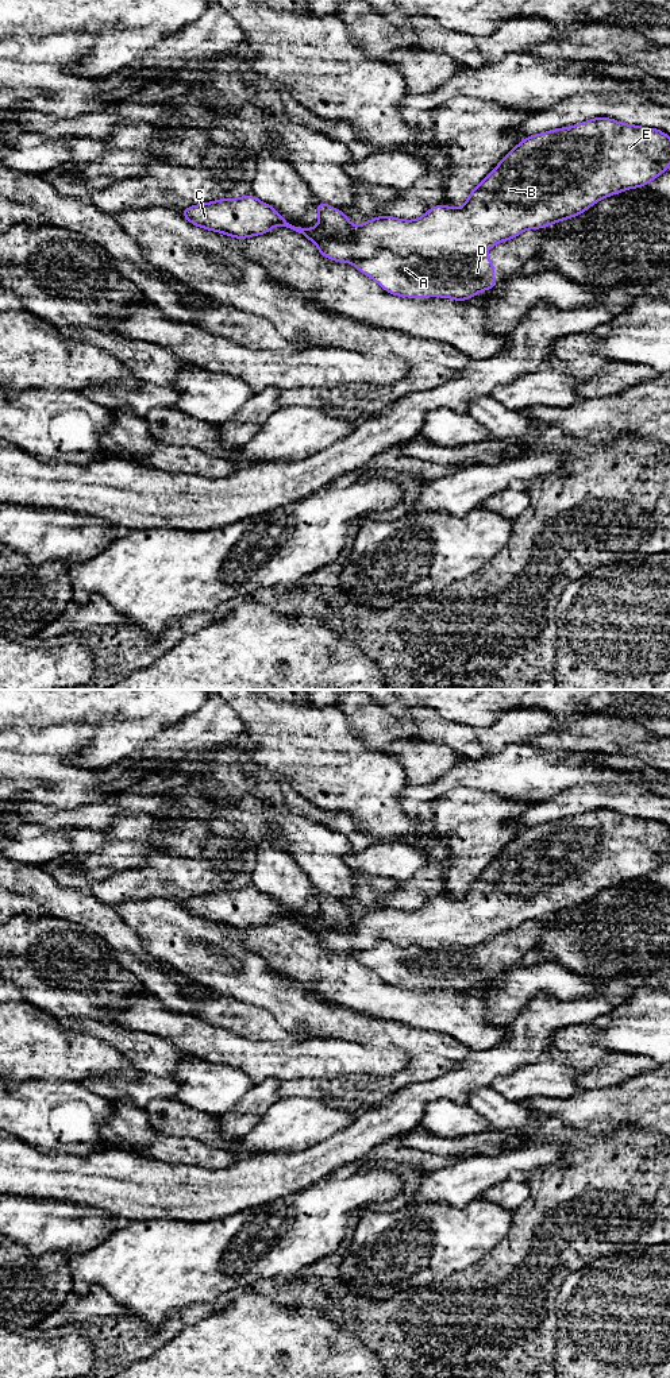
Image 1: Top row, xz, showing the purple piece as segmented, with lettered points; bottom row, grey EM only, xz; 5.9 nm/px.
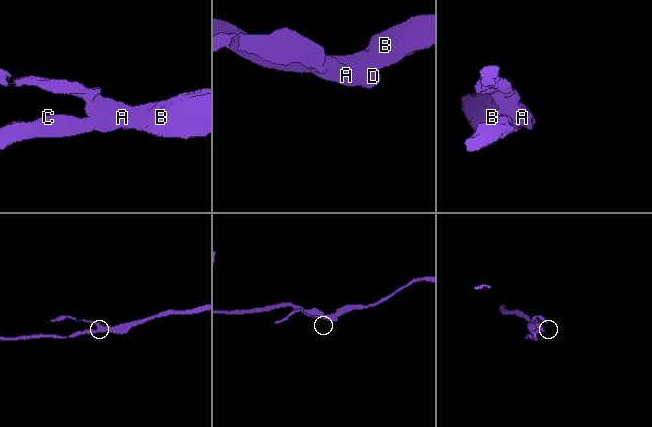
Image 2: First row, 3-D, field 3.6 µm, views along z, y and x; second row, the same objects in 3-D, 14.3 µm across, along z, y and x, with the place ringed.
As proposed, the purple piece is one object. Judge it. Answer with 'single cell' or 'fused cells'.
fused cells

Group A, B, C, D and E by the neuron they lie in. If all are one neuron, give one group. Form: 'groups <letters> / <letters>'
groups A D / B C E

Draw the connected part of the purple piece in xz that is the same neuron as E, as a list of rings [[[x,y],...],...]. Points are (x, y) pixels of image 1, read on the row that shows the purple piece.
[[[594,117],[571,127],[527,136],[470,192],[463,206],[439,204],[415,220],[382,215],[355,227],[350,242],[327,236],[320,224],[313,228],[294,227],[272,205],[253,194],[192,205],[180,213],[196,227],[235,239],[263,235],[277,225],[286,227],[313,242],[321,256],[335,262],[369,259],[381,250],[400,256],[477,256],[501,242],[515,239],[523,231],[542,229],[573,219],[605,197],[642,188],[669,167],[667,134],[611,117]]]

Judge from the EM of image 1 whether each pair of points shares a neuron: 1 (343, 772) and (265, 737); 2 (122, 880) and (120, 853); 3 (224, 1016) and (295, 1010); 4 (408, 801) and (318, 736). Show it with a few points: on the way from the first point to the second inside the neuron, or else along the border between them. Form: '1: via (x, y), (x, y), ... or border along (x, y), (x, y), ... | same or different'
1: via (326, 752), (311, 737), (285, 736) | same
2: border along (135, 868), (122, 868), (116, 872) | different
3: border along (239, 1000), (264, 1007), (276, 1018) | different
4: border along (407, 784), (400, 792), (400, 805), (412, 813) | different

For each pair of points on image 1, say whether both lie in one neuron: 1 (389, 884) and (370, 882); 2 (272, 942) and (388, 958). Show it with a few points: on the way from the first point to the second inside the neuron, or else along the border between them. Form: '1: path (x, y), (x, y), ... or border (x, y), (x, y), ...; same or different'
1: path (385, 884), (374, 884); same
2: border (346, 953), (350, 953), (373, 971); different

